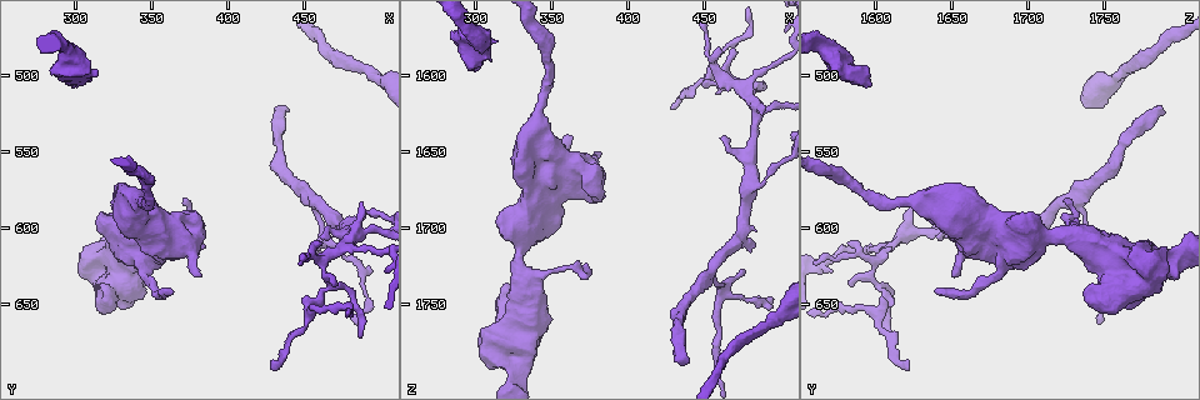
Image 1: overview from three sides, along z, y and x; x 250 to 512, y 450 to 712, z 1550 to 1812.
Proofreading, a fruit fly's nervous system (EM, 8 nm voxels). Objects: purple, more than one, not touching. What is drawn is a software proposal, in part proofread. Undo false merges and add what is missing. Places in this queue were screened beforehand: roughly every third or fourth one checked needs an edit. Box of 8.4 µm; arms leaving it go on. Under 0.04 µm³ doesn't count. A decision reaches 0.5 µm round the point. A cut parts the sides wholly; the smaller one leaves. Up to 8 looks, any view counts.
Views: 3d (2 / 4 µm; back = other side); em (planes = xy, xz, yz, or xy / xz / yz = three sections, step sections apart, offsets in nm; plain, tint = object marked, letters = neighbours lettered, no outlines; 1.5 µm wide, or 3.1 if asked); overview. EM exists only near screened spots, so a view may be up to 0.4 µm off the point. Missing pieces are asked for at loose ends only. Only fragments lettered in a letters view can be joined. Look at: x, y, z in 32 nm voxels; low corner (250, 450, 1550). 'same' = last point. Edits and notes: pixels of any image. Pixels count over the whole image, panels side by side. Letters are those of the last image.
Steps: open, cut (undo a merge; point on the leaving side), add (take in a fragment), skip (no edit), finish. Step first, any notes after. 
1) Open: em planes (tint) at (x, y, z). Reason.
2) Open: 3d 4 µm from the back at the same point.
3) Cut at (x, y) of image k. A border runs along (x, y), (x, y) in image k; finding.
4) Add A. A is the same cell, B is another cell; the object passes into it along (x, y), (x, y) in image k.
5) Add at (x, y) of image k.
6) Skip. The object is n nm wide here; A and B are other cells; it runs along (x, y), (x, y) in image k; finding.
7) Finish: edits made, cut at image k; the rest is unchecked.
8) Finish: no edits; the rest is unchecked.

Open: 3d 4 µm from the back at (380, 590, 1662). An open end.

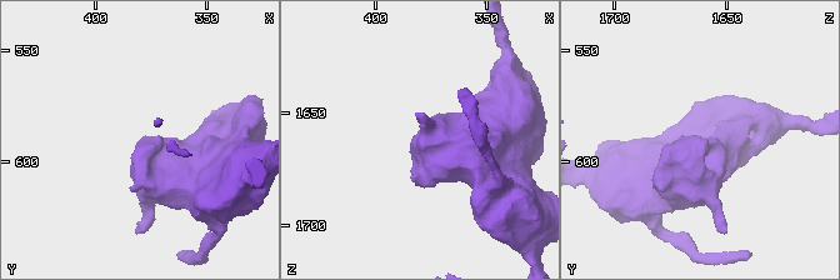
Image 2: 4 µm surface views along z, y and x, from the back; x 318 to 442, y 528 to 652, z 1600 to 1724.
Open: em planes (plain) at (382, 592, 1660). Now the EM.

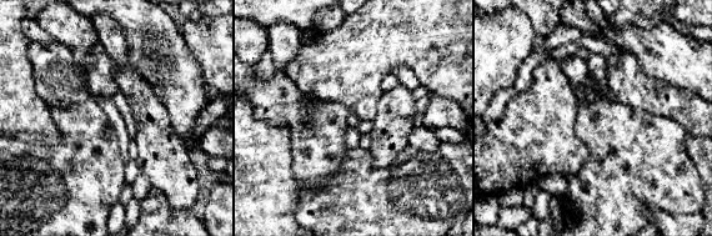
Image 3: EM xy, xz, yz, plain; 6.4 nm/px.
Open: em planes (letters) at the same point. What lies round it.

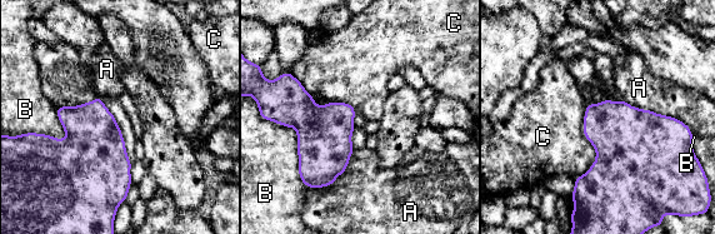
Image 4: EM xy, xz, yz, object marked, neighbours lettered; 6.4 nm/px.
Skip. A, B and C are other cells; none of them fits.

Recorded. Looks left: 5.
Open: 3d 4 µm from the back at (322, 642, 1752). Sharp bend.

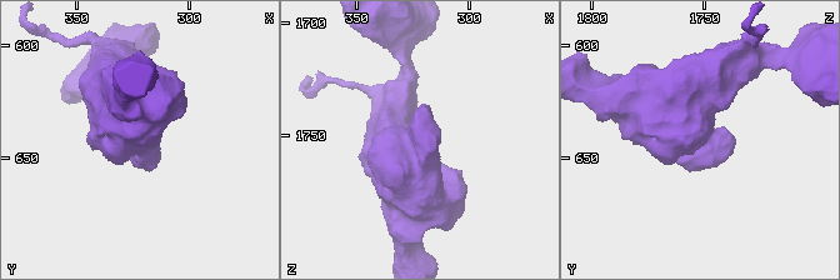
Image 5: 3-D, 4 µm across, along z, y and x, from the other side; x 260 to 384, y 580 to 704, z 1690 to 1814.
Open: em planes (tint) at (322, 642, 1752).

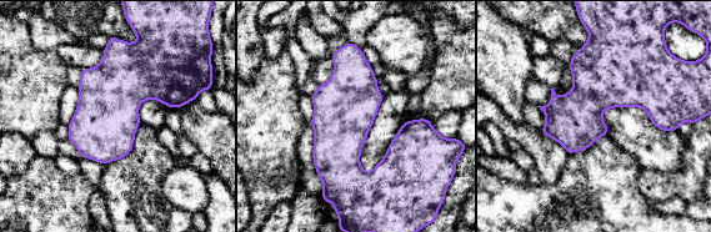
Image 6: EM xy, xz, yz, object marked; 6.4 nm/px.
Open: em planes (letters) at the same point.

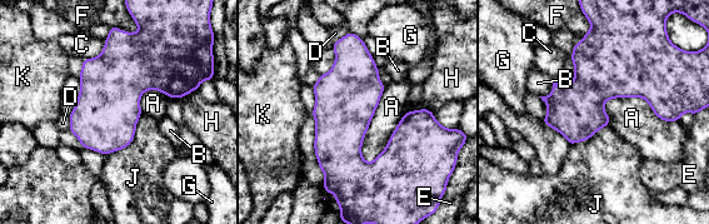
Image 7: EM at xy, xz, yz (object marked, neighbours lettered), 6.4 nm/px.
Skip. The object is 380 nm wide here; A, B, C, D, E, F, G, H, J and K are other cells; one neuron here.

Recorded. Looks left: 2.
Open: em planes (letters) at (436, 524, 1788). Branch stops here.

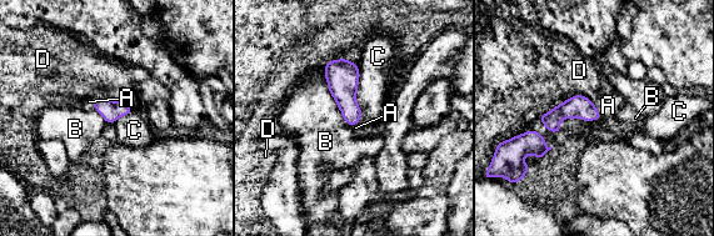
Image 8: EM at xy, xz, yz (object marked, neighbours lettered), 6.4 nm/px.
Add A. The object is 140 nm wide here; A is the same cell, B, C and D are other cells; the object passes into it along (110, 110), (95, 98), (89, 101) in image 8; it goes on there.

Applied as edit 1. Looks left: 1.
Finish: edits made, add at image 8; the rest is unchecked.

